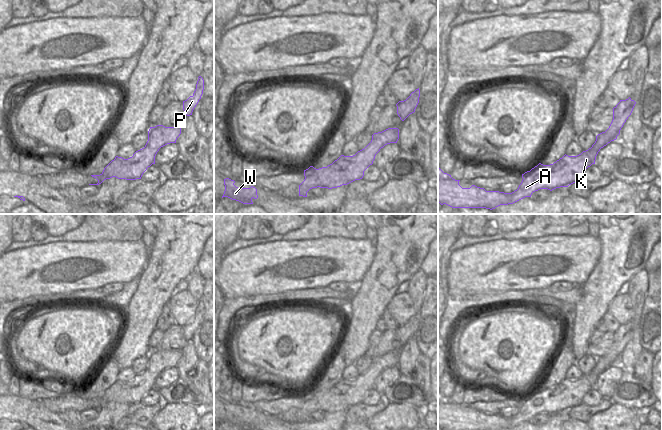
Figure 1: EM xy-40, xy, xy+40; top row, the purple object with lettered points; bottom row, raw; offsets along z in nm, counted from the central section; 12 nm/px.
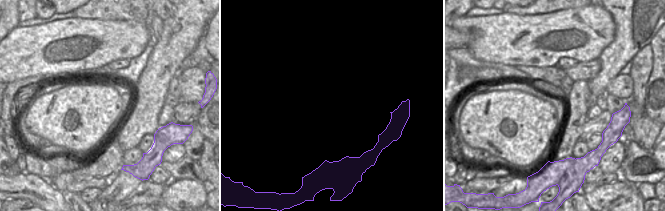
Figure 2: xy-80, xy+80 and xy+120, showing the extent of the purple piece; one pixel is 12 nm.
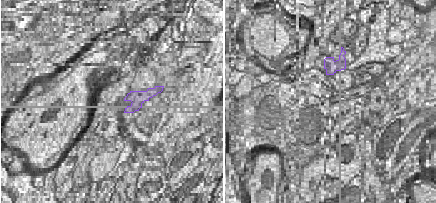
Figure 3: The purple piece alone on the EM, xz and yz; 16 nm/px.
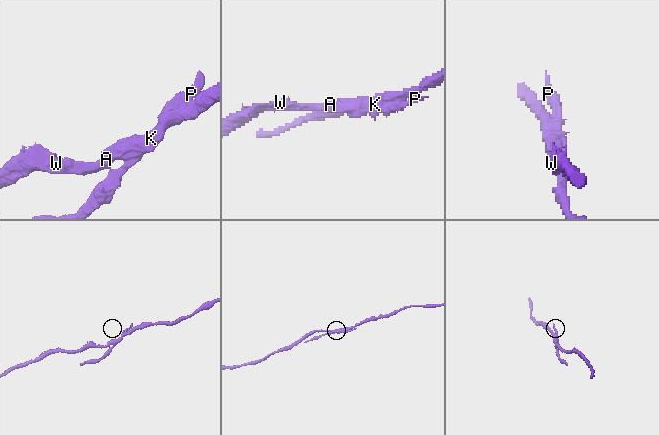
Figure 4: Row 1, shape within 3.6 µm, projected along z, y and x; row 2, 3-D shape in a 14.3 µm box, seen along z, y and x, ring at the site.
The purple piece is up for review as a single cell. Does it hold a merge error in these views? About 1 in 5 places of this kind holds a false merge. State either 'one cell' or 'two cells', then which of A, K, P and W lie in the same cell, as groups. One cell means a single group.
two cells; groups A K W / P

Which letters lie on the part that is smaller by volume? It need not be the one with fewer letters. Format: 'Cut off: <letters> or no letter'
Cut off: P

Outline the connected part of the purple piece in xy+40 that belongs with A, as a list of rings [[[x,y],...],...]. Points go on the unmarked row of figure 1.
[[[602,356],[596,360],[596,365],[586,375],[583,375],[577,380],[564,379],[562,382],[550,389],[543,389],[539,387],[530,395],[522,398],[522,406],[518,413],[512,417],[504,417],[499,415],[486,415],[484,412],[472,409],[470,412],[462,412],[459,409],[460,404],[455,404],[451,399],[444,397],[438,392],[438,426],[448,430],[500,430],[513,428],[525,421],[531,421],[532,417],[540,413],[548,413],[550,415],[560,412],[568,411],[569,409],[582,404],[584,395],[595,388],[596,380],[601,372],[611,366],[611,362]]]

